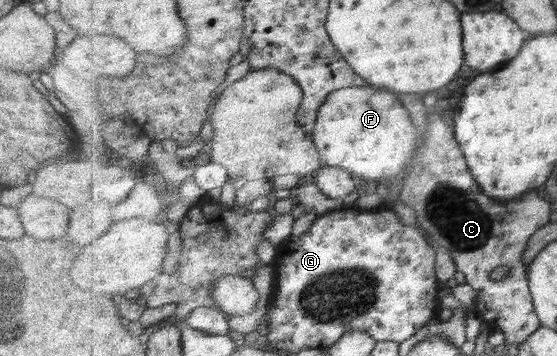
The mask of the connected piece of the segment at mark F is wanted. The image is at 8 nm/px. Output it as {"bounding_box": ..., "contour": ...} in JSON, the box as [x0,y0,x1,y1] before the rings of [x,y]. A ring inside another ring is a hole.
{"bounding_box":[313,86,417,180],"contour":[[[375,86],[343,88],[331,95],[319,112],[318,124],[313,133],[321,158],[329,167],[349,169],[355,176],[367,180],[393,180],[401,177],[417,150],[417,126],[411,120],[411,111],[399,100],[399,94]]]}

